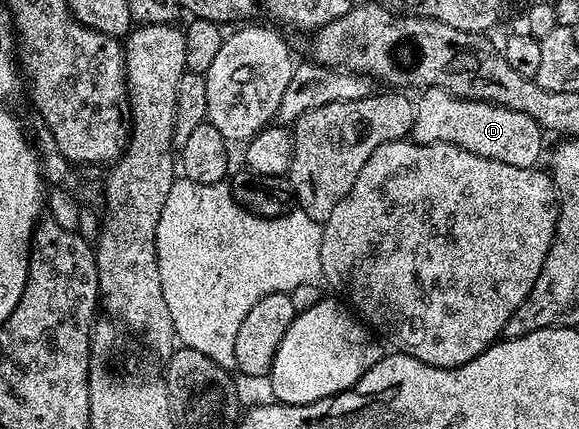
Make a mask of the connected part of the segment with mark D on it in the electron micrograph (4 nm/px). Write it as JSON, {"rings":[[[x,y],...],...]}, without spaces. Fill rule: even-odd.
{"rings":[[[429,88],[417,98],[414,106],[413,140],[419,145],[428,143],[452,143],[464,151],[472,151],[477,157],[496,159],[500,163],[508,163],[512,167],[533,169],[542,157],[542,136],[544,130],[527,113],[512,109],[509,105],[493,105],[490,101],[469,101],[463,97],[456,97],[447,93],[445,89]]]}

